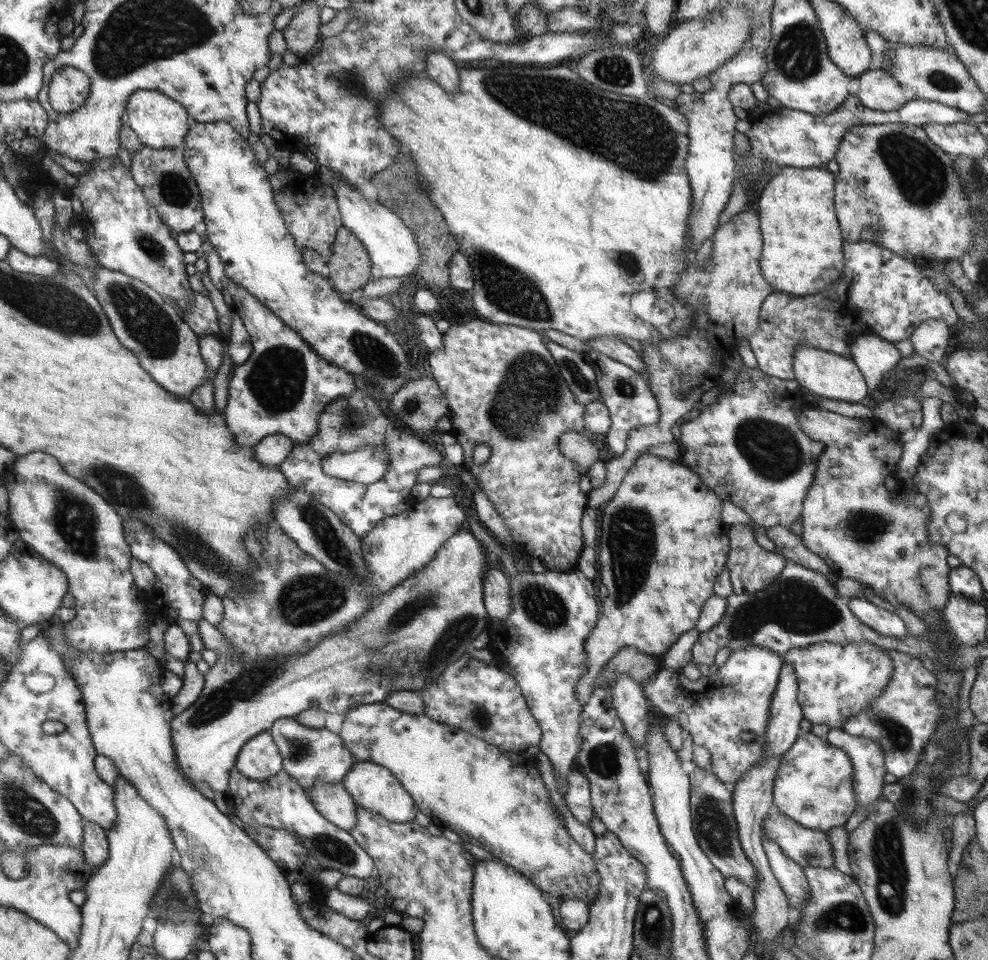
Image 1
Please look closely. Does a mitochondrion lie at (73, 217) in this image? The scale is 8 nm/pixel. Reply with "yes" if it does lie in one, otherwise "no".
no

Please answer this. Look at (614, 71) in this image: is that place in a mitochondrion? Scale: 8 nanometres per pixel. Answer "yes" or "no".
yes

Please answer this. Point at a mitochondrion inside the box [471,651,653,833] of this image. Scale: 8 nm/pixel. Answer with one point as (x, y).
(602, 759)

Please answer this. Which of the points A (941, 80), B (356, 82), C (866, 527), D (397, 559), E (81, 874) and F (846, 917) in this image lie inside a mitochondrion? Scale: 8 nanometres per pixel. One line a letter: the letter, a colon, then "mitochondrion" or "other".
A: mitochondrion
B: mitochondrion
C: mitochondrion
D: other
E: other
F: mitochondrion

